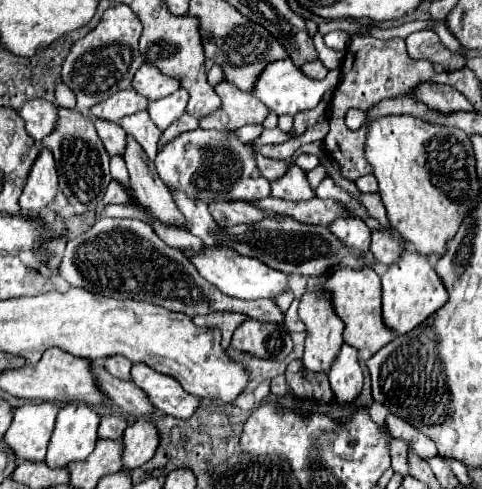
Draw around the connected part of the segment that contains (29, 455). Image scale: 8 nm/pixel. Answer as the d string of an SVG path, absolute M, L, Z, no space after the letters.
M25 403L15 409L5 443L17 461L43 461L59 407L55 403Z

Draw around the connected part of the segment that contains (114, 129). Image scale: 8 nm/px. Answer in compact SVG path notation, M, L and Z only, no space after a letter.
M95 121L97 135L101 137L109 155L123 155L125 149L125 131L119 129L113 121Z

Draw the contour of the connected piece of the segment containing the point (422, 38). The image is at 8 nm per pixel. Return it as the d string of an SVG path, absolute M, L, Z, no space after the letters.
M421 29L411 33L407 39L407 51L413 59L427 59L431 63L441 63L447 71L461 69L465 65L465 55L451 53L443 47L433 29Z

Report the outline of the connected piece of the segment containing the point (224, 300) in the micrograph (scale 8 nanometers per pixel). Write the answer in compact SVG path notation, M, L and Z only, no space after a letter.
M105 215L83 235L69 239L65 255L59 263L59 275L73 287L87 289L97 295L113 299L133 299L153 305L161 305L169 311L179 311L189 317L205 315L213 311L235 311L245 313L251 319L261 323L273 321L281 323L283 313L271 299L241 301L221 293L215 285L209 285L199 273L197 267L185 259L181 253L169 257L169 245L157 237L149 223L139 219L109 219Z

